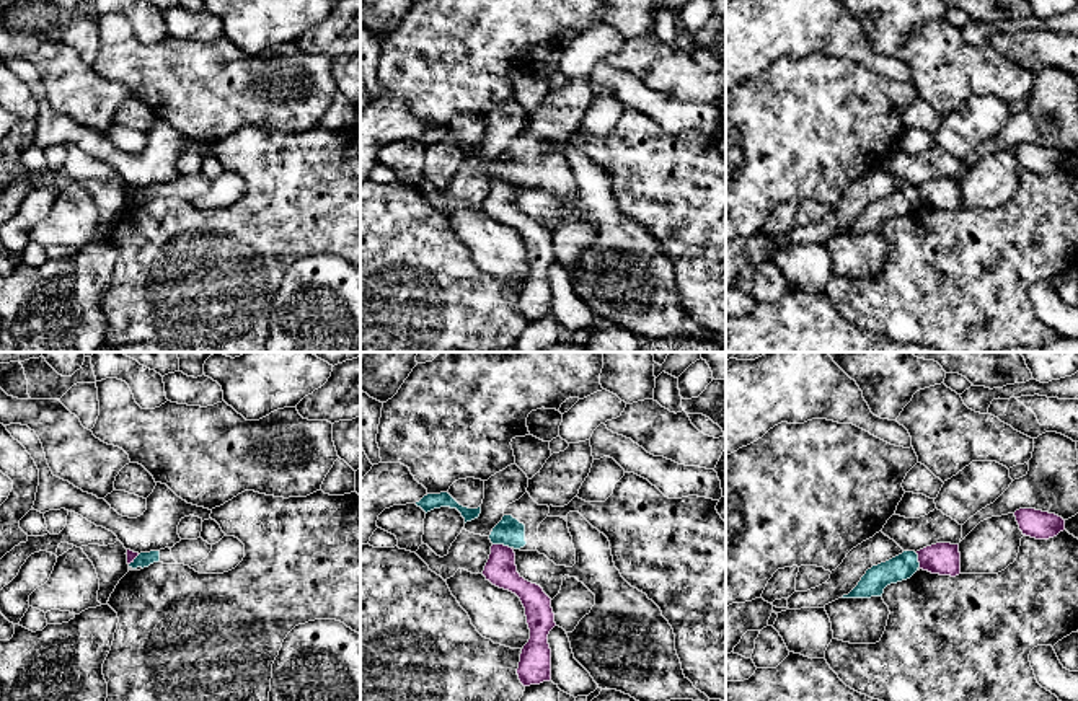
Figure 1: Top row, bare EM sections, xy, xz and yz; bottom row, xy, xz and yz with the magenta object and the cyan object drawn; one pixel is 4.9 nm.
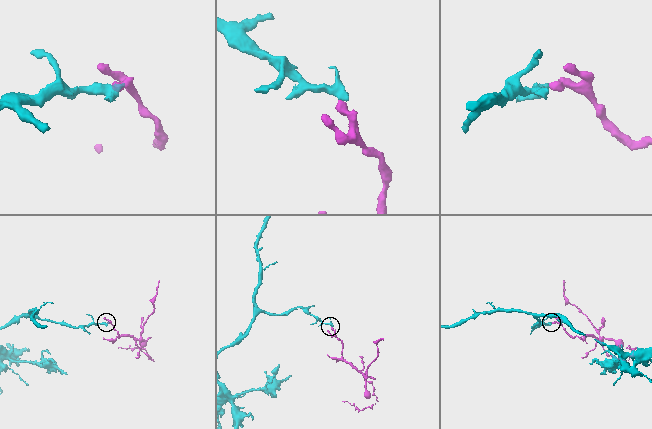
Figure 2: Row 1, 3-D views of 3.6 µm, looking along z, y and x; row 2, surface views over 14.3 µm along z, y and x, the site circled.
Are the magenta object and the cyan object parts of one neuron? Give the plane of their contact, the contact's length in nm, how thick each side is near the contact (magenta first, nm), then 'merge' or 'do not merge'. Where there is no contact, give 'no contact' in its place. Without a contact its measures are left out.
xz | 100 nm | 160/140 nm | do not merge

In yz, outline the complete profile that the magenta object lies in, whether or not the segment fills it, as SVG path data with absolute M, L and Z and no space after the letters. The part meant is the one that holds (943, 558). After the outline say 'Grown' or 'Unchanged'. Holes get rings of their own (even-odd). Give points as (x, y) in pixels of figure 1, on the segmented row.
M936 543L917 551L917 554L923 571L951 577L961 574L959 544Z. Unchanged

